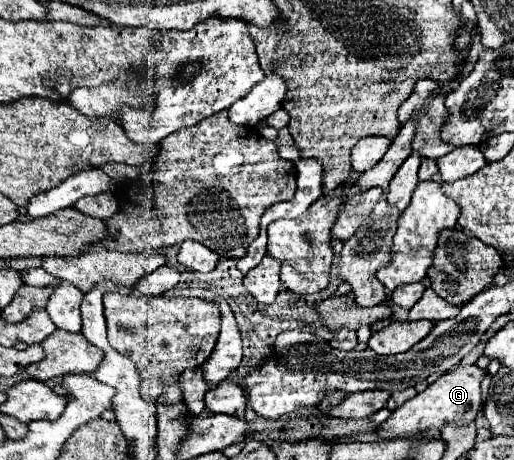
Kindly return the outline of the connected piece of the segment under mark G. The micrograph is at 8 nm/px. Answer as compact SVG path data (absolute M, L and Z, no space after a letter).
M469 365L469 367L453 367L451 371L443 373L435 383L431 383L425 391L417 393L413 399L405 401L397 407L391 417L379 425L381 439L397 439L397 437L419 437L423 431L433 429L439 431L443 423L469 423L475 419L479 405L481 405L481 381L487 377L487 371Z

